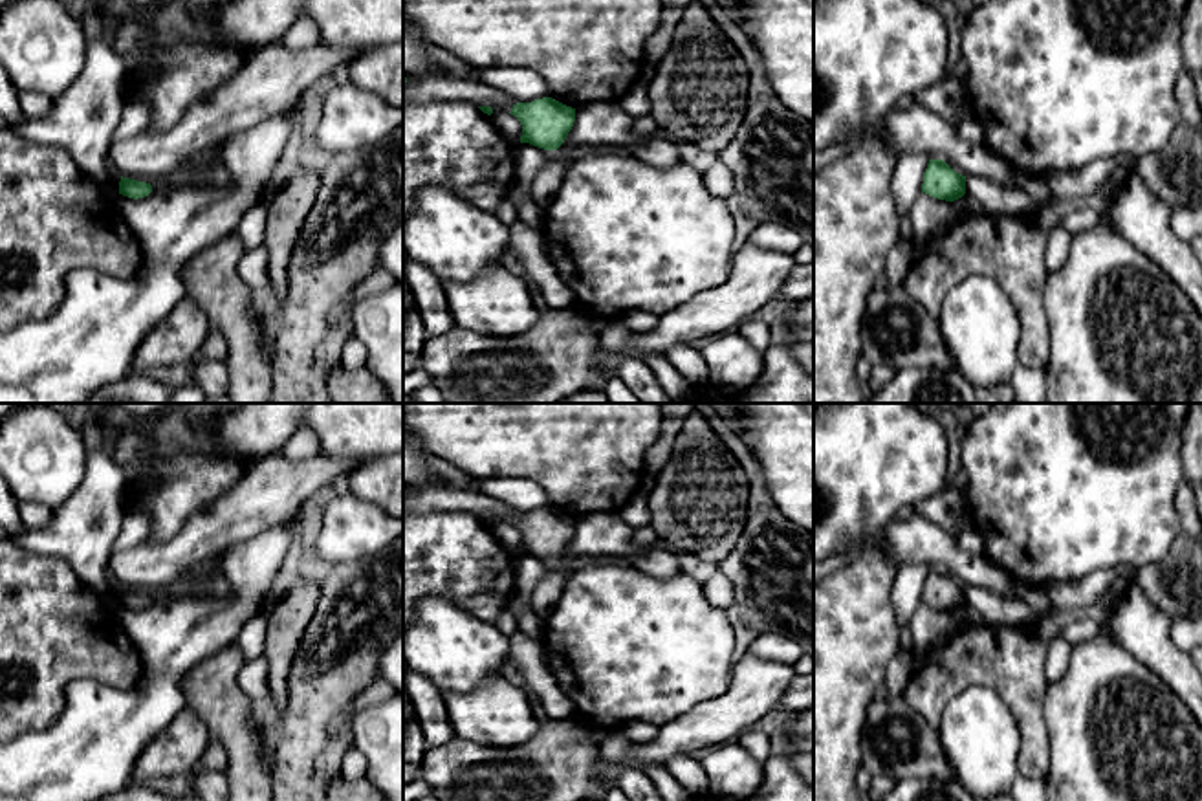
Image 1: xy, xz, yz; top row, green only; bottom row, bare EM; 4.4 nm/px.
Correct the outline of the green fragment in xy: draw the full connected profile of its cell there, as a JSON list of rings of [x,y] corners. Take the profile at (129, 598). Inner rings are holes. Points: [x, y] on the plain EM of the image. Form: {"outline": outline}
{"outline": [[[123,588],[119,592],[119,605],[128,607],[128,609],[145,609],[152,603],[152,596],[130,588]]]}

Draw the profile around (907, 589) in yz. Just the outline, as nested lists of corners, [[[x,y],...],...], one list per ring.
[[[905,563],[896,568],[892,585],[892,605],[900,627],[900,647],[914,651],[911,636],[911,620],[922,603],[923,583],[931,568],[920,563]]]

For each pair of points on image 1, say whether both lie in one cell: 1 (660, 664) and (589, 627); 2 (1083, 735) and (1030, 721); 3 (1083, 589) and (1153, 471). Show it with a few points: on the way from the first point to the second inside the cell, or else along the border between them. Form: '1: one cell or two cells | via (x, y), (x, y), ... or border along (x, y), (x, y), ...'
1: one cell | via (642, 649), (623, 647), (616, 640), (607, 638)
2: two cells | border along (1049, 684), (1043, 695), (1047, 767)
3: two cells | border along (1113, 567), (1102, 567), (1081, 578), (1054, 585)

